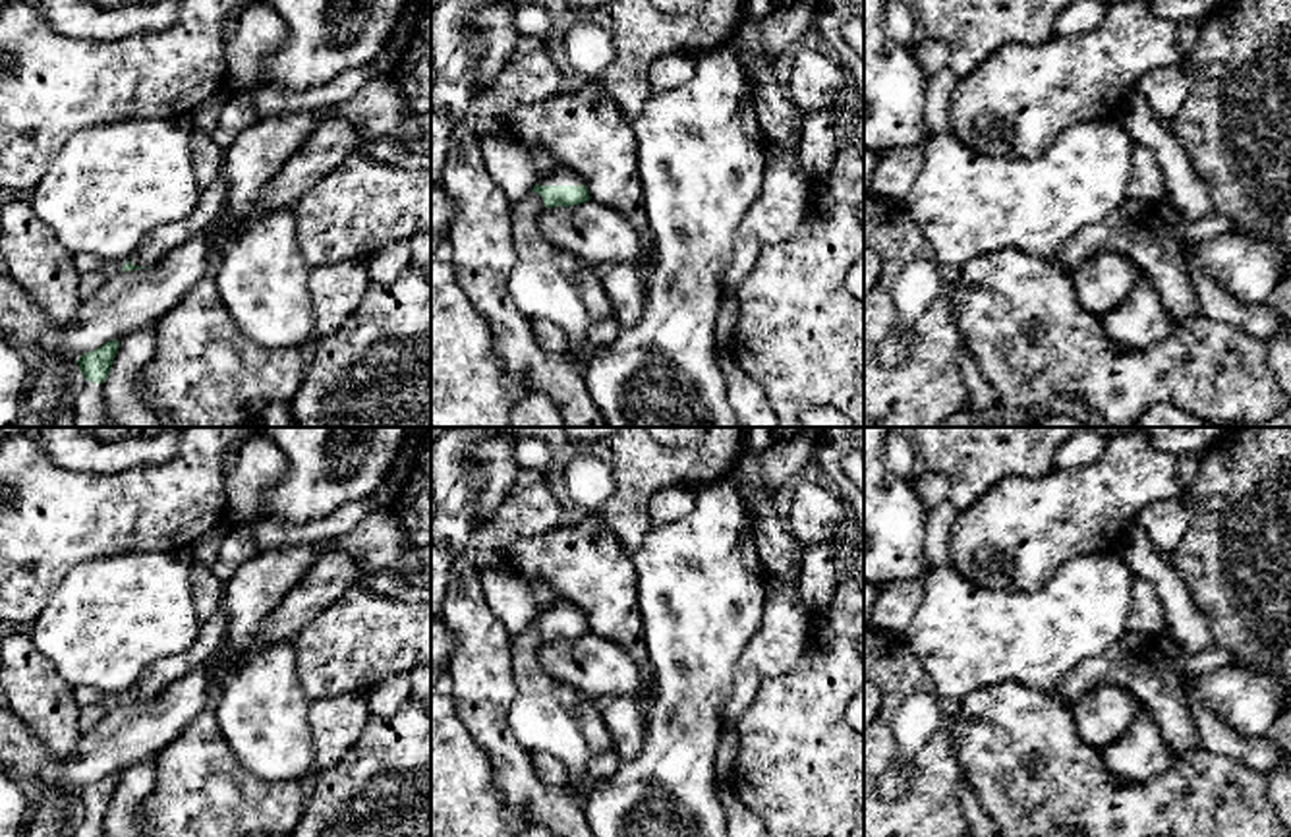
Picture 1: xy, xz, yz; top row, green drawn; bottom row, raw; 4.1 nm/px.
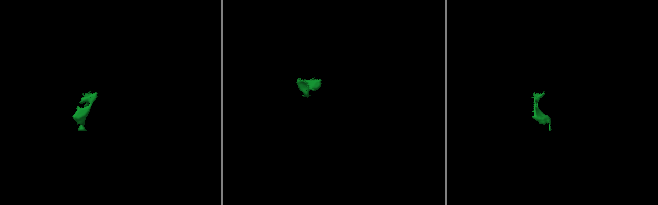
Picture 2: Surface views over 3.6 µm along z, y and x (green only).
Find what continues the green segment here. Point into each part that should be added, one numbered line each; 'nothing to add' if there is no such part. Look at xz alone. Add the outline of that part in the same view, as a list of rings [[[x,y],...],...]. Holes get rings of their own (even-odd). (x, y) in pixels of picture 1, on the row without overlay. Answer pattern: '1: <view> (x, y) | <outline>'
1: xz (563, 611) | [[[566,603],[541,613],[539,619],[584,619],[584,613],[572,603]]]

